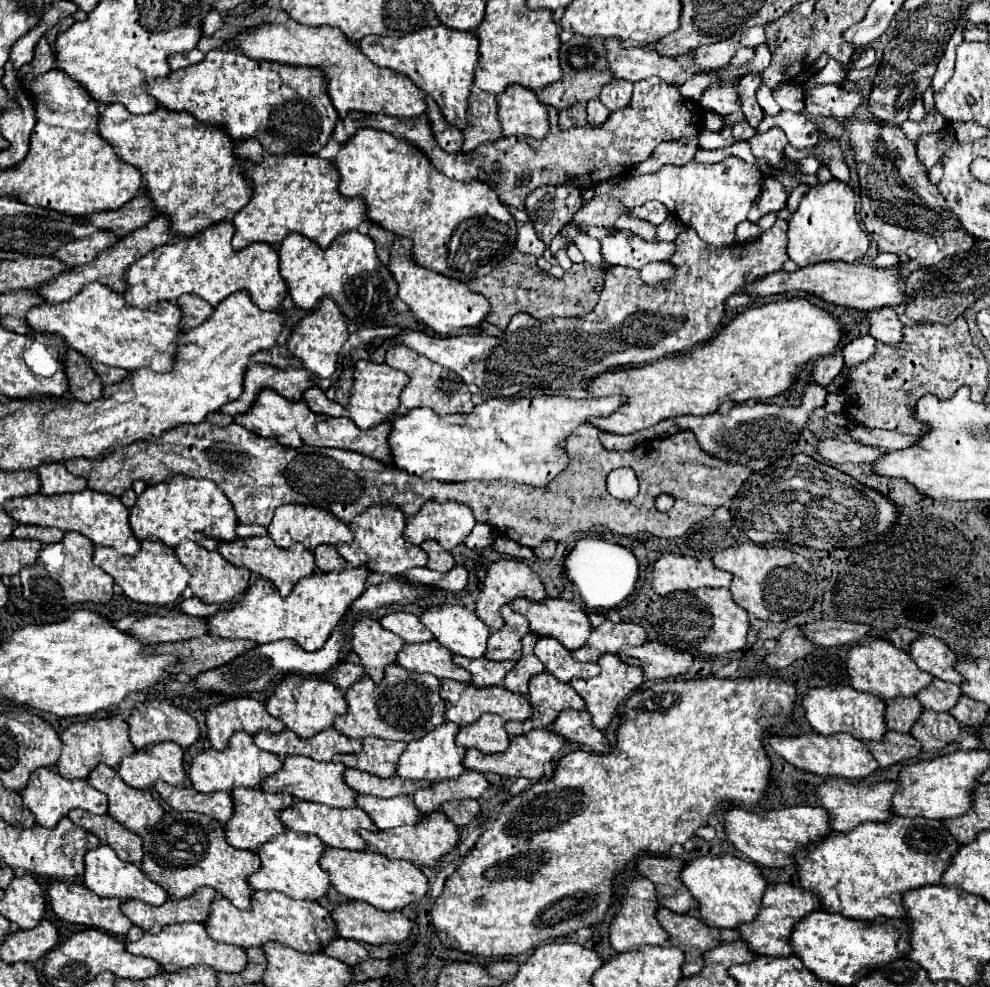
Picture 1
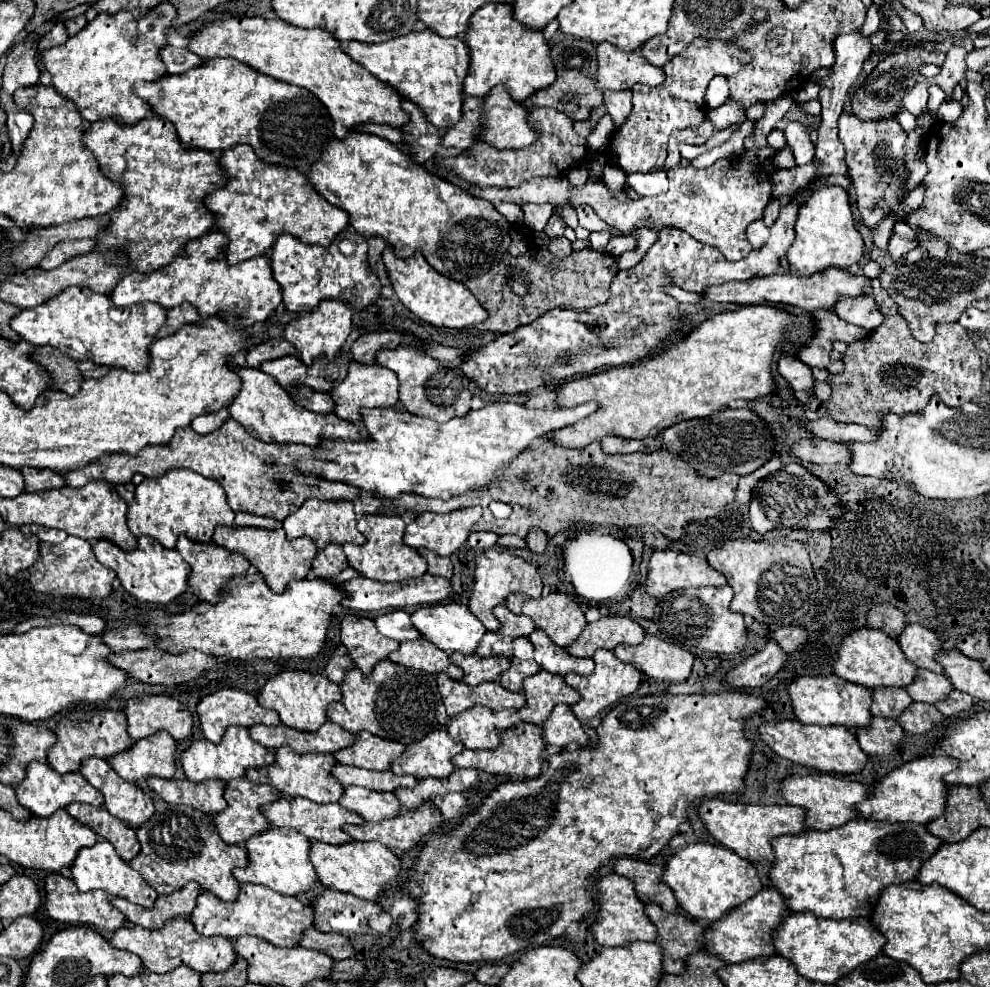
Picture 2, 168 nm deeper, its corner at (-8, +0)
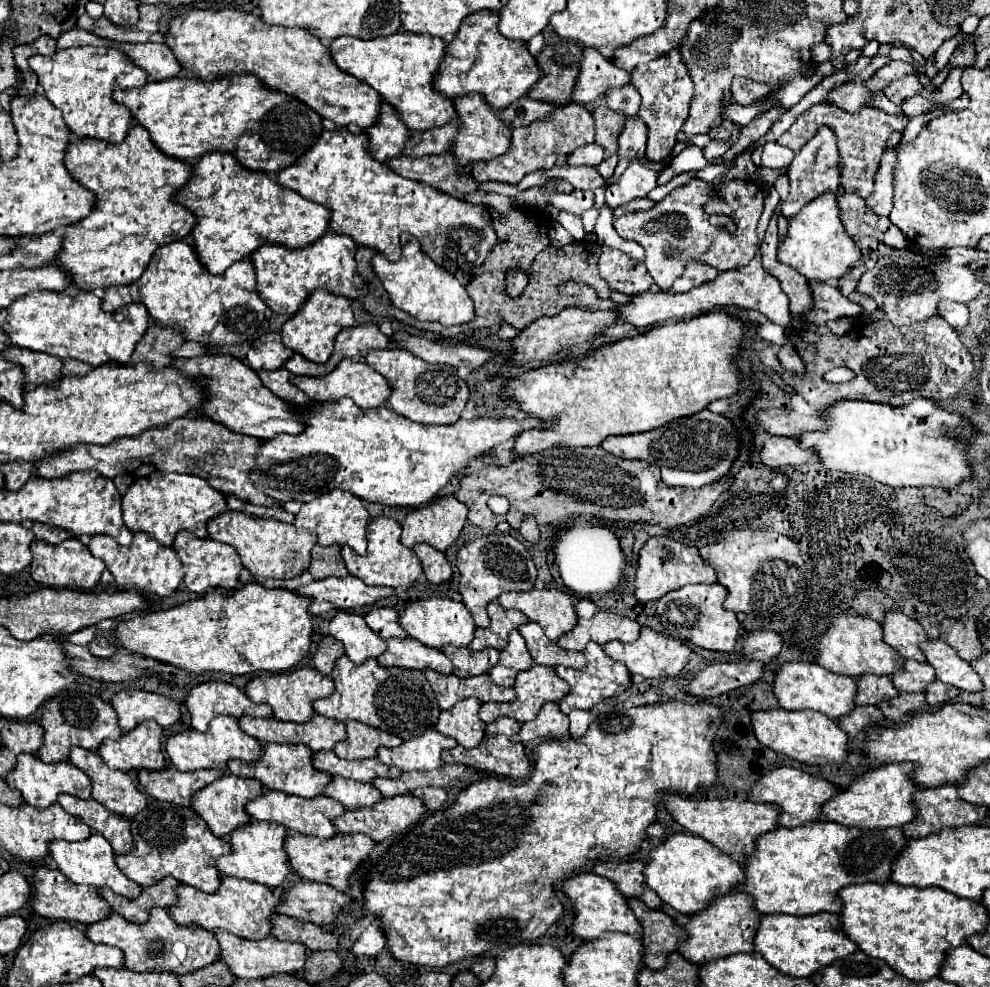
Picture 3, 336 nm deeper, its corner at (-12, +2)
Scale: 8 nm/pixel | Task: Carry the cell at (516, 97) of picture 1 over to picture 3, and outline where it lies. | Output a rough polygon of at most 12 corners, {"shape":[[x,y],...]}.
{"shape":[[484,95],[454,99],[462,119],[454,157],[490,161],[512,147],[512,127]]}

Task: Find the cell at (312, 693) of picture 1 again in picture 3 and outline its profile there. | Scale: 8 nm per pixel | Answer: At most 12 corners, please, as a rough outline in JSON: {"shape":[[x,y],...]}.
{"shape":[[310,669],[254,677],[244,693],[280,721],[304,723],[332,677]]}

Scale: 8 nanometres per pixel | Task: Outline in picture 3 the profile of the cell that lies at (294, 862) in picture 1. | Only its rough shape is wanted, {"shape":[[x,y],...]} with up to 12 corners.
{"shape":[[252,821],[230,835],[222,875],[278,887],[294,873],[286,827]]}

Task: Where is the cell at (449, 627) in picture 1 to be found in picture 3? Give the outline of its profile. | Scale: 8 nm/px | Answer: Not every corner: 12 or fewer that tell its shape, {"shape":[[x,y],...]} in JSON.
{"shape":[[462,601],[410,603],[400,625],[428,647],[468,647],[476,623]]}

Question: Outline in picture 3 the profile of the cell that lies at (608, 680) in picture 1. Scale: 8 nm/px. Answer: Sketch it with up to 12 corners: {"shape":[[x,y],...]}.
{"shape":[[602,645],[584,649],[586,669],[556,667],[572,687],[562,713],[624,693],[632,675]]}

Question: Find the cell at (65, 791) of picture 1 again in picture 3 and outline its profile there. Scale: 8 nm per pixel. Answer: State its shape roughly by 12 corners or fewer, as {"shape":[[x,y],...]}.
{"shape":[[20,755],[8,787],[46,809],[60,793],[90,799],[90,777],[70,761]]}

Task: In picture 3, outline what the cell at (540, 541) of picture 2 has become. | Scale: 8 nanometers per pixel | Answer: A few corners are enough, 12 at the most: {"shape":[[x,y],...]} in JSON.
{"shape":[[532,515],[524,517],[520,533],[530,543],[540,539],[538,523]]}

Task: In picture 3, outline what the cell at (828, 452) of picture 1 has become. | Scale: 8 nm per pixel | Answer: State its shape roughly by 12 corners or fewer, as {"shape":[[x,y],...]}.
{"shape":[[772,437],[764,443],[762,463],[772,469],[818,459],[796,437]]}

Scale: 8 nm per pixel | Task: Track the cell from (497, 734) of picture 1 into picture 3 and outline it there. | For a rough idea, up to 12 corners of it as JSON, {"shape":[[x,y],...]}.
{"shape":[[478,699],[440,713],[436,729],[474,749],[486,735]]}

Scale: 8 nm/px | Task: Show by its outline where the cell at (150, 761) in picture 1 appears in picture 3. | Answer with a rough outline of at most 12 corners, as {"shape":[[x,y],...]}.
{"shape":[[144,721],[98,753],[124,773],[166,767],[164,727]]}

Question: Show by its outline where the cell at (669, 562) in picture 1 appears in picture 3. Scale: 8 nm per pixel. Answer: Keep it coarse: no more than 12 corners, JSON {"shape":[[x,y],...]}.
{"shape":[[652,537],[640,549],[640,601],[716,583],[696,547]]}

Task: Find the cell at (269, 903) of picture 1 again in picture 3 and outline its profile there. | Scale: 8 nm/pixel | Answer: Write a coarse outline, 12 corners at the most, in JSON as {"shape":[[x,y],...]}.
{"shape":[[222,877],[216,893],[178,887],[180,925],[270,935],[282,903],[266,885]]}

